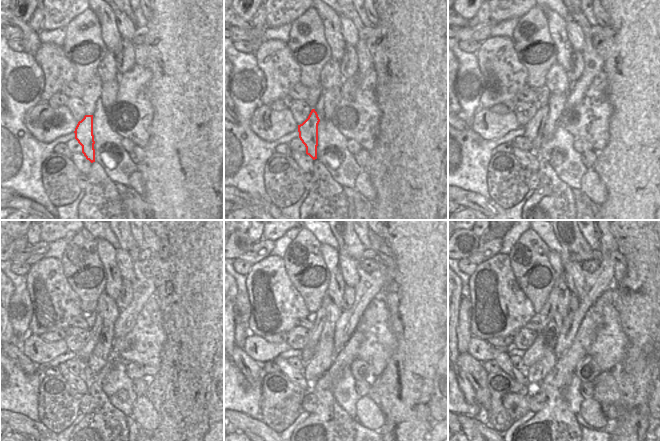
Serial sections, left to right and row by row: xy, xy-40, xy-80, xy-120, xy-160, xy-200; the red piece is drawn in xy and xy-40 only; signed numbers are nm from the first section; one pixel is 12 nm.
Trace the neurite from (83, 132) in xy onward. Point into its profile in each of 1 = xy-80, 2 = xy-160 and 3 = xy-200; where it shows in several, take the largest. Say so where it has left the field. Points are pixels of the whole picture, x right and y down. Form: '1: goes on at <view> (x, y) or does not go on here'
1: goes on at xy-80 (534, 128)
2: goes on at xy-160 (320, 316)
3: goes on at xy-200 (550, 307)

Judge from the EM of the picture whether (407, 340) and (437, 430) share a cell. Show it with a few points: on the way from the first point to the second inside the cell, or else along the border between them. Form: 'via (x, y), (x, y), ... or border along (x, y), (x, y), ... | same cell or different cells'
border along (437, 421), (430, 430) | different cells

